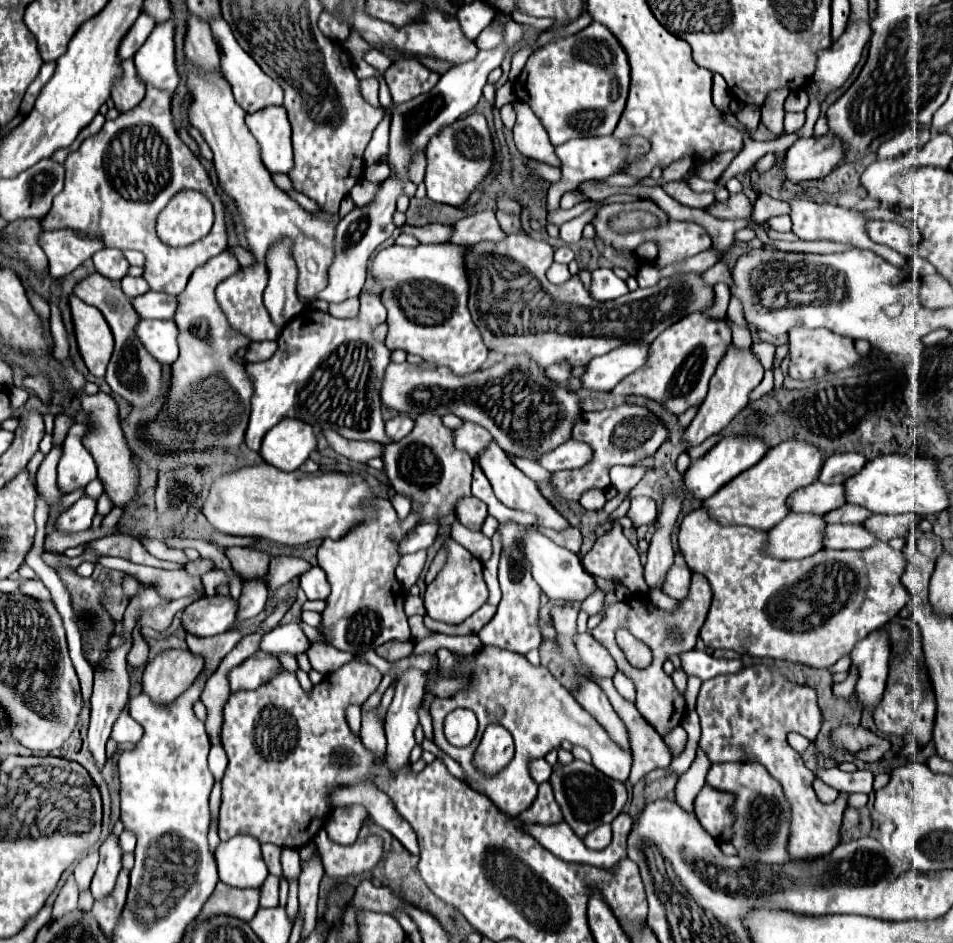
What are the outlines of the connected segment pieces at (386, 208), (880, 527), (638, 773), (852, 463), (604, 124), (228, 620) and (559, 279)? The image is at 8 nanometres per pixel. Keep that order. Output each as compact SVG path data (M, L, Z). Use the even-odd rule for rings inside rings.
M389 176L383 182L383 188L379 190L377 198L363 208L353 208L343 220L337 222L337 236L335 236L335 256L329 268L329 284L327 288L317 294L319 300L327 302L343 302L351 296L359 296L365 284L367 276L367 260L373 254L375 248L379 248L395 230L393 226L393 212L395 212L395 202L403 194L401 184Z
M871 514L863 526L869 528L869 532L873 532L879 540L887 542L891 538L897 536L905 536L909 524L919 524L921 516L917 514L897 514L897 516L889 516L889 514Z
M597 680L597 684L603 688L607 698L611 700L615 712L621 716L629 730L631 738L631 750L633 750L633 766L629 782L635 784L639 778L643 778L647 772L657 768L667 768L671 764L671 752L665 746L663 738L641 718L637 708L619 696L619 692L613 686L613 680Z
M857 452L833 454L833 456L825 458L817 480L823 484L843 484L849 476L857 474L865 462L867 462L865 456L861 456Z
M591 22L585 30L555 40L541 50L537 50L525 64L523 72L515 82L515 96L521 102L527 102L535 116L541 120L543 128L549 134L553 146L559 146L571 138L583 136L605 136L611 134L621 118L629 92L629 62L625 50L617 38L599 22Z
M205 596L183 610L181 626L193 636L215 636L227 632L237 614L237 602L231 596Z
M553 264L549 270L547 270L547 278L549 282L559 285L567 282L571 278L569 270L567 270L567 264Z

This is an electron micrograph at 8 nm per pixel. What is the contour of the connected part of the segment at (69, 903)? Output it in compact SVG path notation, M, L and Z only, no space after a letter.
M73 874L67 878L67 882L65 882L65 886L61 888L61 892L59 892L59 896L57 896L57 900L55 900L55 906L53 906L53 920L55 918L61 918L63 914L67 914L67 912L71 912L71 910L75 910L77 908L77 896L79 896L79 890L77 890L77 882L75 882L75 878L73 878Z

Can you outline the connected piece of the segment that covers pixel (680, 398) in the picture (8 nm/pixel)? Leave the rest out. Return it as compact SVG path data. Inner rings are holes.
M693 312L673 324L669 330L661 332L651 344L645 368L629 374L613 388L613 392L621 396L647 396L663 404L673 414L683 414L689 406L701 404L705 400L709 380L729 344L731 328L725 324L725 320L709 320L703 316L703 312Z

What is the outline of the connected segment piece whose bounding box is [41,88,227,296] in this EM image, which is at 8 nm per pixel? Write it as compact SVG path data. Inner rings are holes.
M147 88L145 98L141 104L125 114L121 114L115 120L109 120L99 134L87 138L77 152L71 152L65 160L65 188L55 196L53 208L45 220L41 220L43 230L73 230L83 234L85 238L101 238L101 242L107 248L117 250L137 250L145 256L143 266L143 278L147 280L149 288L155 292L165 294L181 294L187 286L189 276L193 270L201 264L205 264L211 256L217 256L227 248L227 224L225 224L225 208L221 202L221 196L217 194L207 170L199 162L199 158L183 144L183 140L177 136L171 116L171 96L173 92L157 92L157 88ZM181 188L195 188L205 192L205 196L211 200L215 208L215 224L213 232L201 240L187 247L171 248L167 244L161 244L155 234L155 218L165 208L165 202L171 200L173 194L177 194Z

